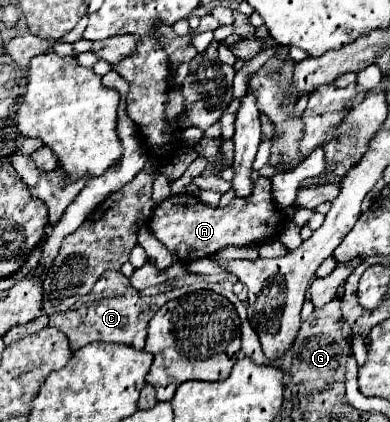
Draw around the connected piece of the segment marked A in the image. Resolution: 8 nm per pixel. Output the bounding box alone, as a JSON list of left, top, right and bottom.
[149,177,285,261]

